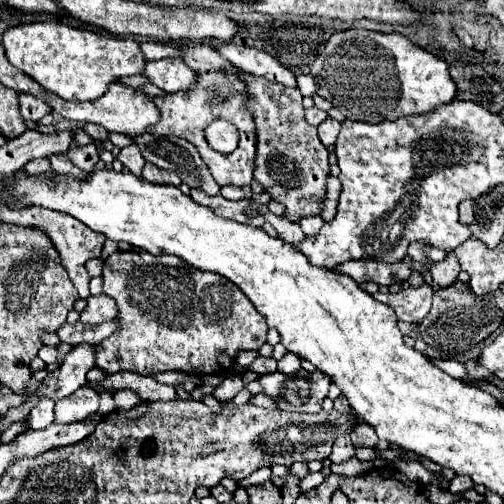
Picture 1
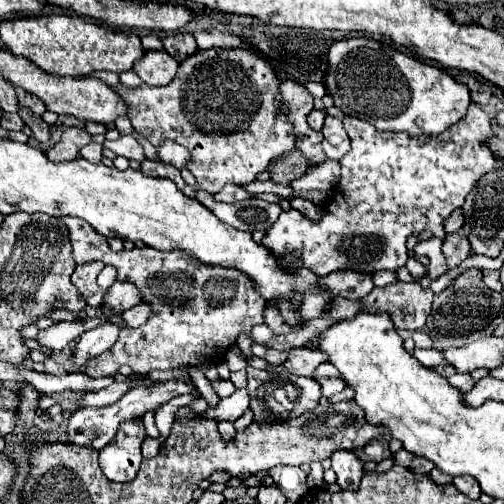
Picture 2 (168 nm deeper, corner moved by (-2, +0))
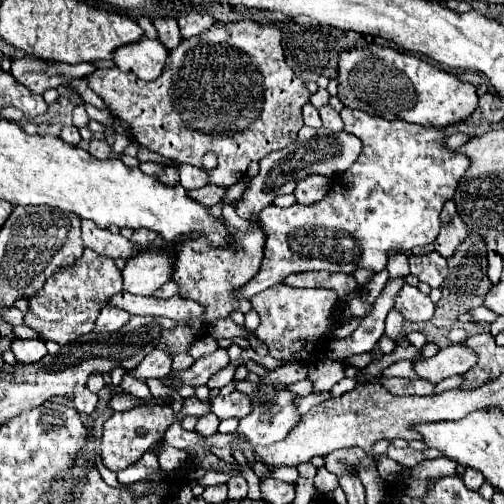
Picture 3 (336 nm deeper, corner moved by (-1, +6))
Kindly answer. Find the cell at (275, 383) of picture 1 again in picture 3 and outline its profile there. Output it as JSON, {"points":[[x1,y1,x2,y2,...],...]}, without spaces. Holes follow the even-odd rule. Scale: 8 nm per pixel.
{"points":[[260,384,260,392,252,396,254,398,254,410,252,414,248,414,246,418,240,420,238,424,238,434,240,438,234,440,232,450,242,450,242,440,250,442,250,446,270,446,274,442,280,442,286,438,286,434,294,428,296,420,300,420,300,414,294,406,294,394,290,394,286,388,272,388,272,386,262,386]]}

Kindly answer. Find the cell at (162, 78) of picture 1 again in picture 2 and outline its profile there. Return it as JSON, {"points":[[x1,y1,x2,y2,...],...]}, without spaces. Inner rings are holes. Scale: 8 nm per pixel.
{"points":[[149,50,145,52,143,60,135,64,133,70,149,86,167,86,175,78,177,68,179,68,179,62,165,50]]}

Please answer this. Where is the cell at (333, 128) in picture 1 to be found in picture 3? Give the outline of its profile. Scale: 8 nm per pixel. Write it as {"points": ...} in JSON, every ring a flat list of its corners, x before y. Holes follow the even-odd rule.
{"points":[[326,104,326,106,320,108,320,118,322,118,322,124,328,130,344,130,344,122,342,122,340,114,330,104]]}

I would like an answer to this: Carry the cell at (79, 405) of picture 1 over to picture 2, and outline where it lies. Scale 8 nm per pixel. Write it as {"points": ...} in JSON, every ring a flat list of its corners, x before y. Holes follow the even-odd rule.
{"points":[[129,380,115,382,105,390,83,394,81,402,83,402,83,406,109,406,109,404,115,404,127,390,129,390]]}

